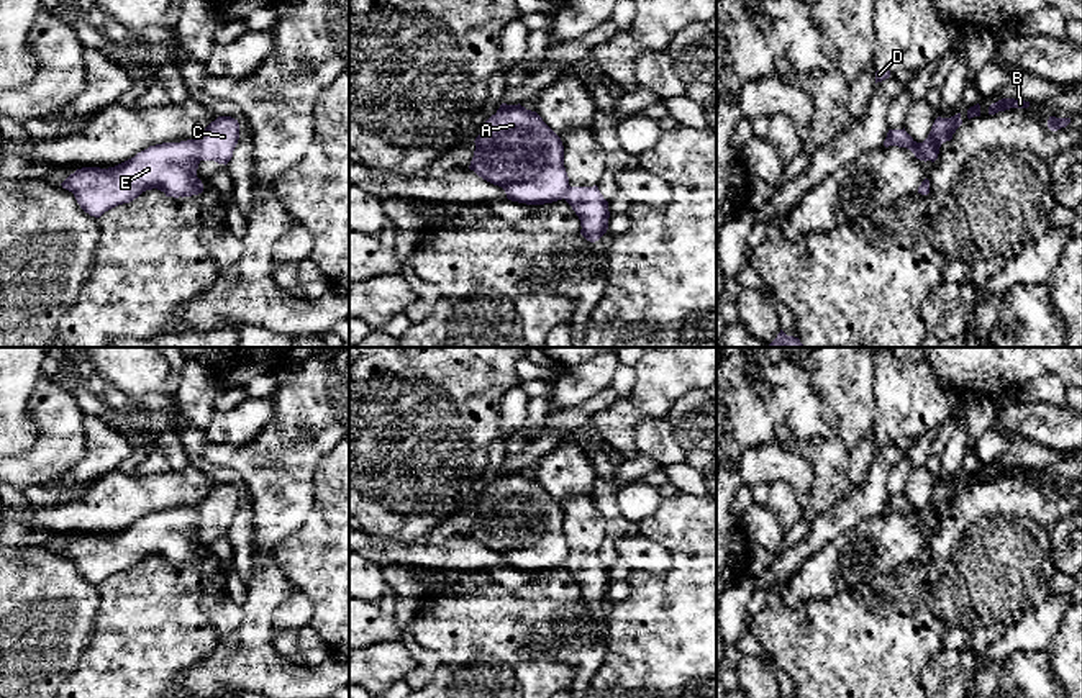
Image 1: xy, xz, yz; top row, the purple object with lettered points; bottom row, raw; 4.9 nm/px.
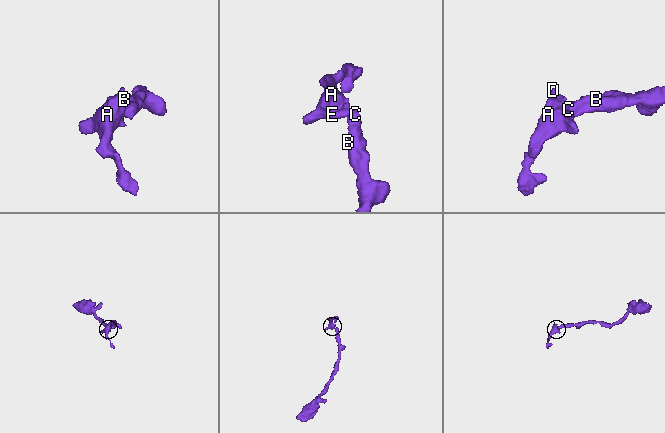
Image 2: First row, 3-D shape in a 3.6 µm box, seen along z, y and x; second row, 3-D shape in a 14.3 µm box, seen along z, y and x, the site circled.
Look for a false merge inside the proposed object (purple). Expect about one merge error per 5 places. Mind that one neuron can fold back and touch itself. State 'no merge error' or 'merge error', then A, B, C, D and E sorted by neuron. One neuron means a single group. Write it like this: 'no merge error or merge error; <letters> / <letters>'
merge error; A D E / B C

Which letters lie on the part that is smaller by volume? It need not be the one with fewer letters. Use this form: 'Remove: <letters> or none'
Remove: A, D, E

